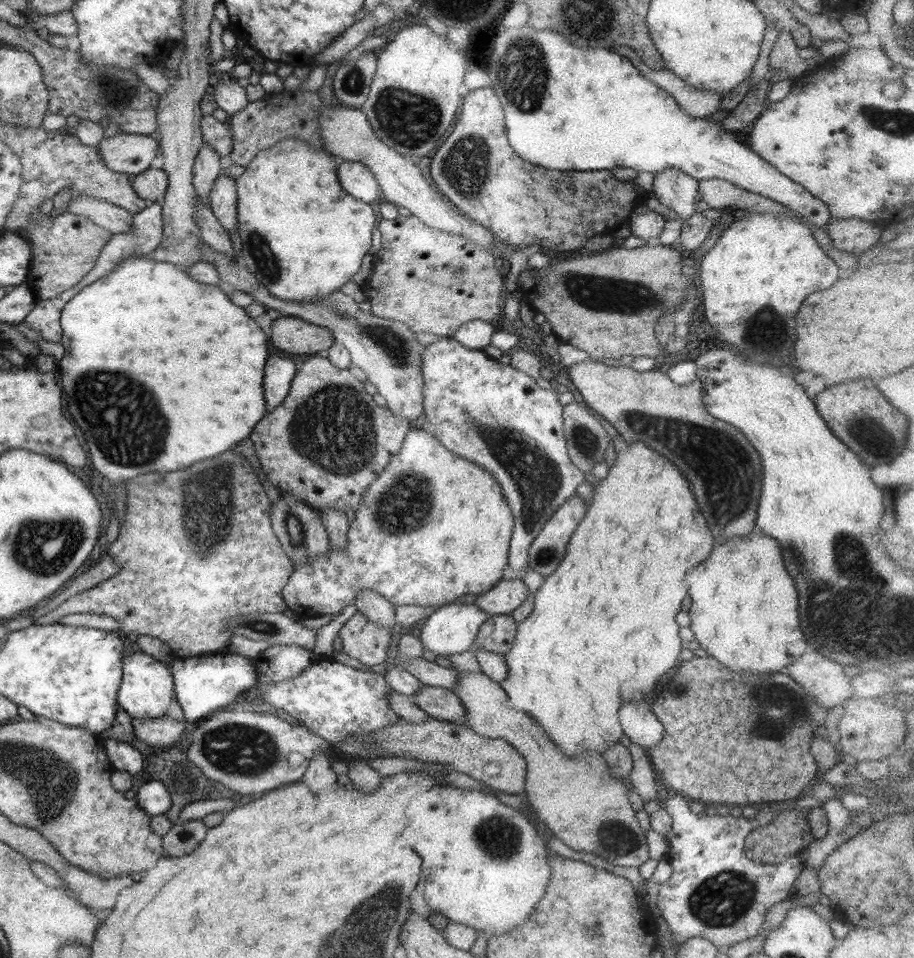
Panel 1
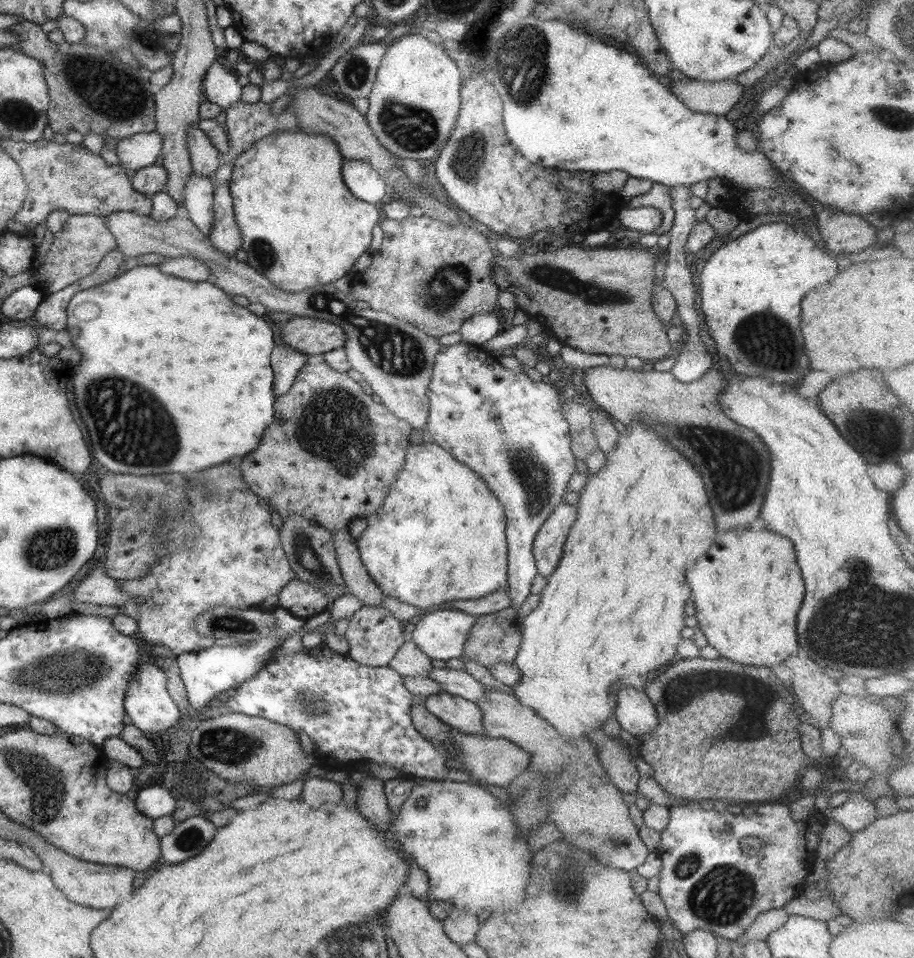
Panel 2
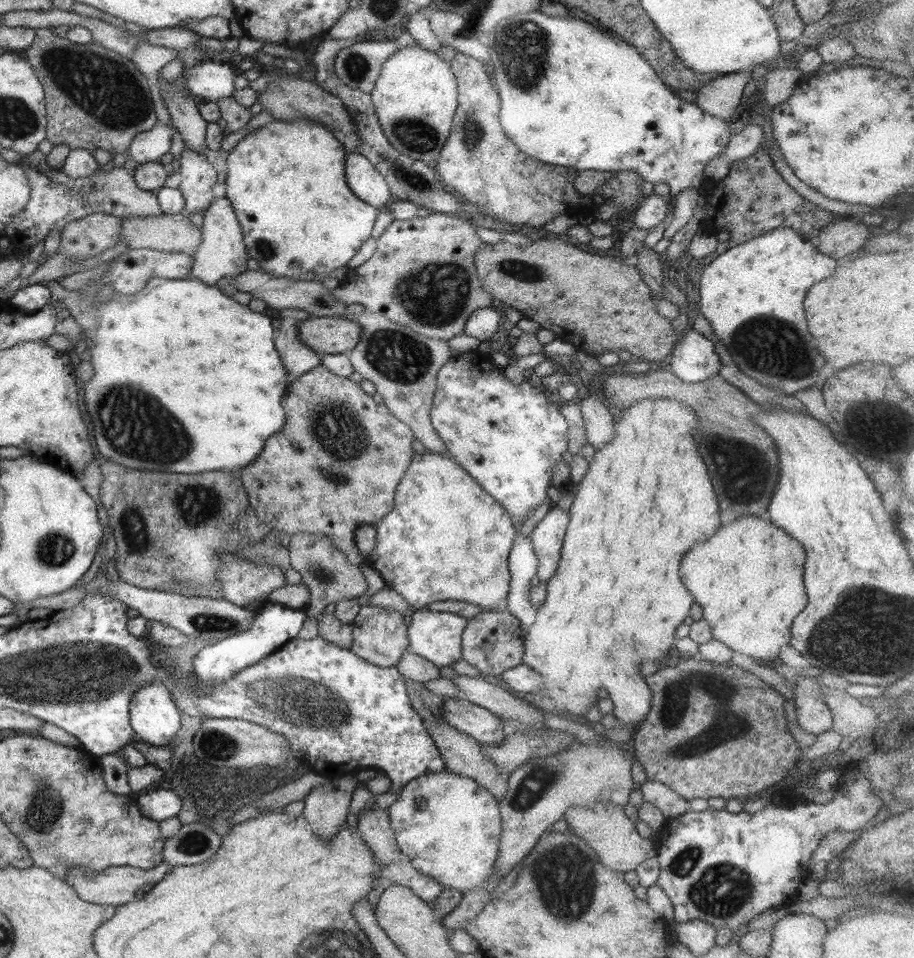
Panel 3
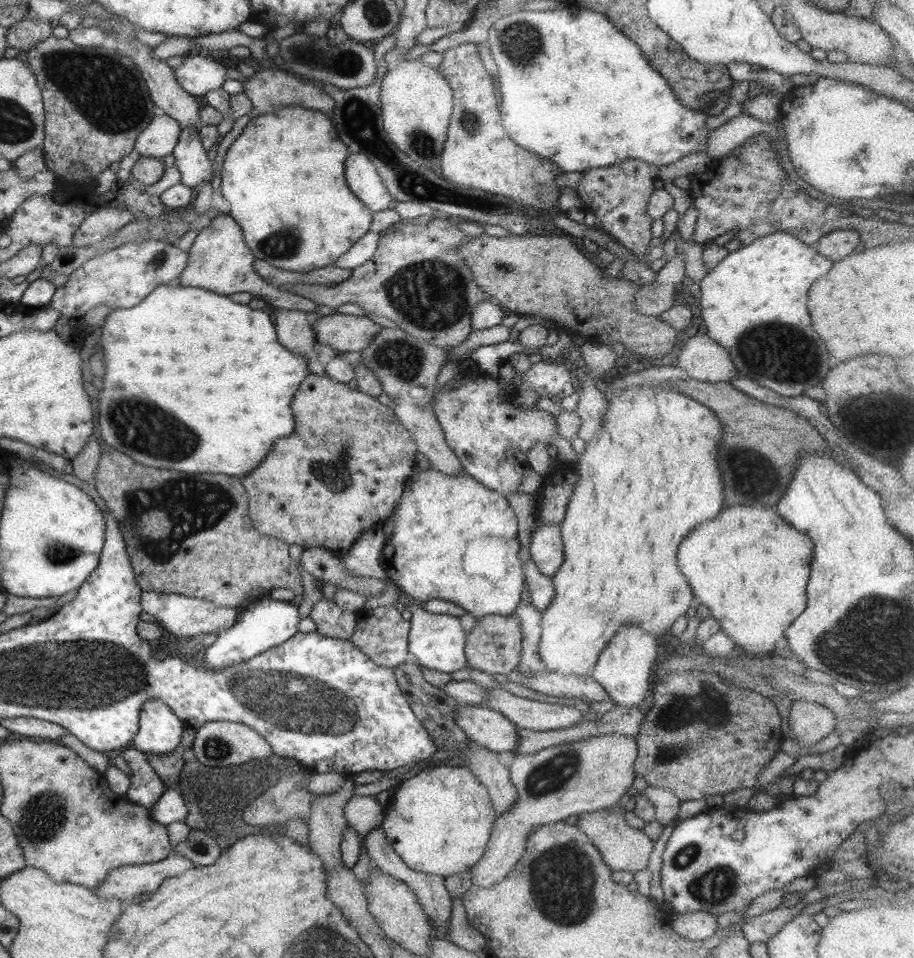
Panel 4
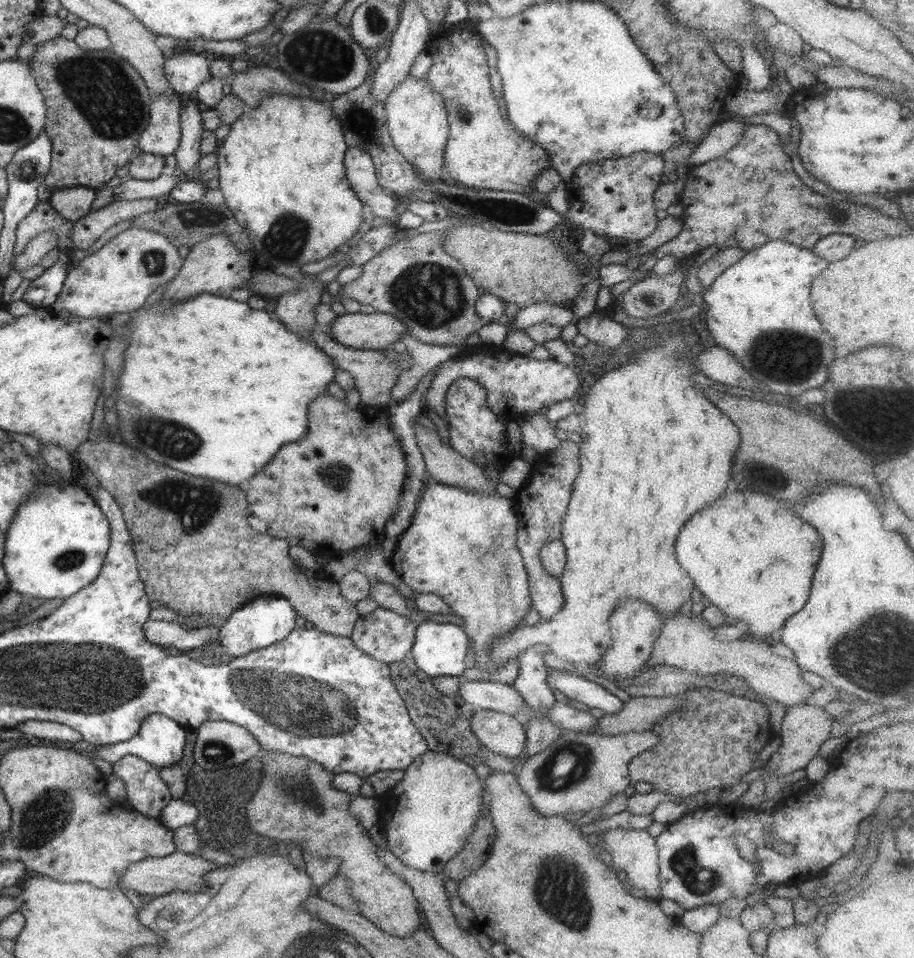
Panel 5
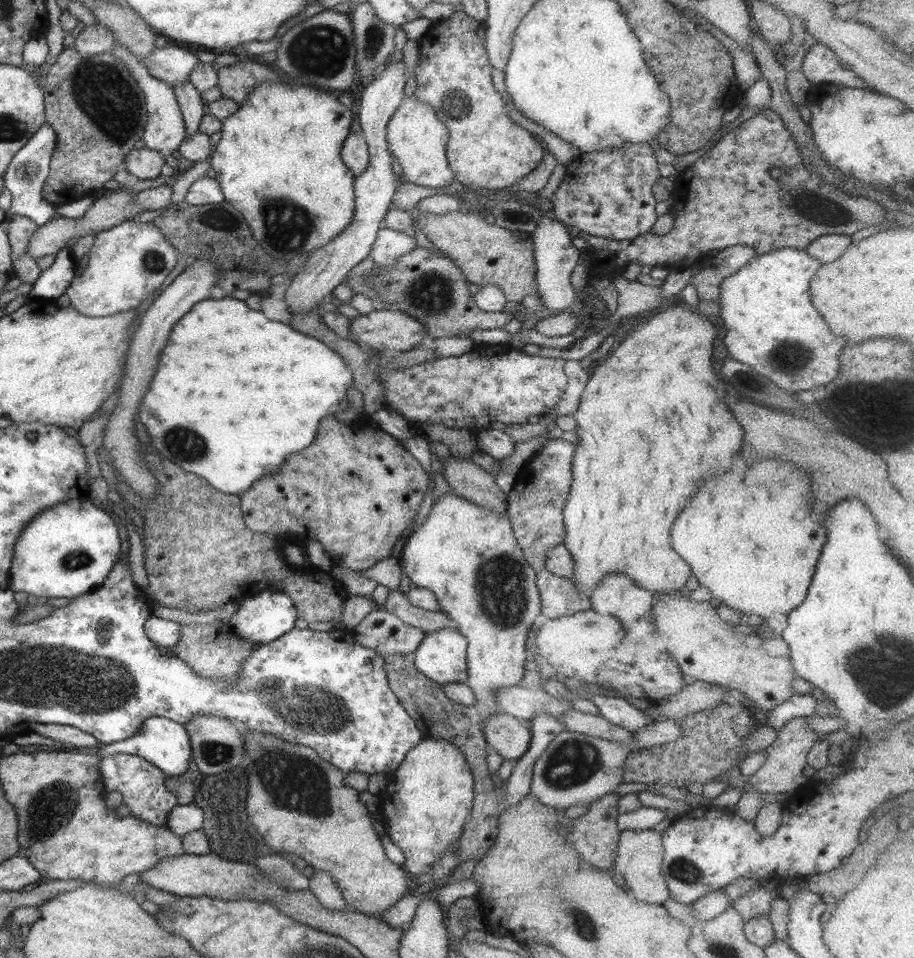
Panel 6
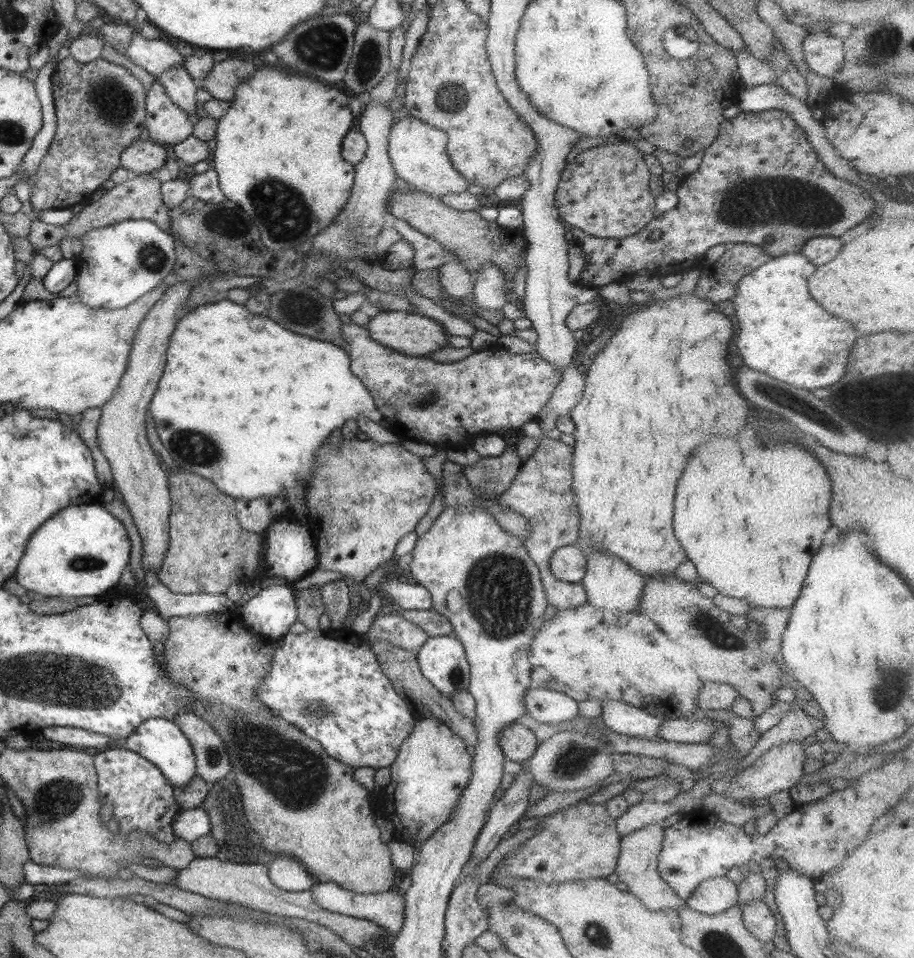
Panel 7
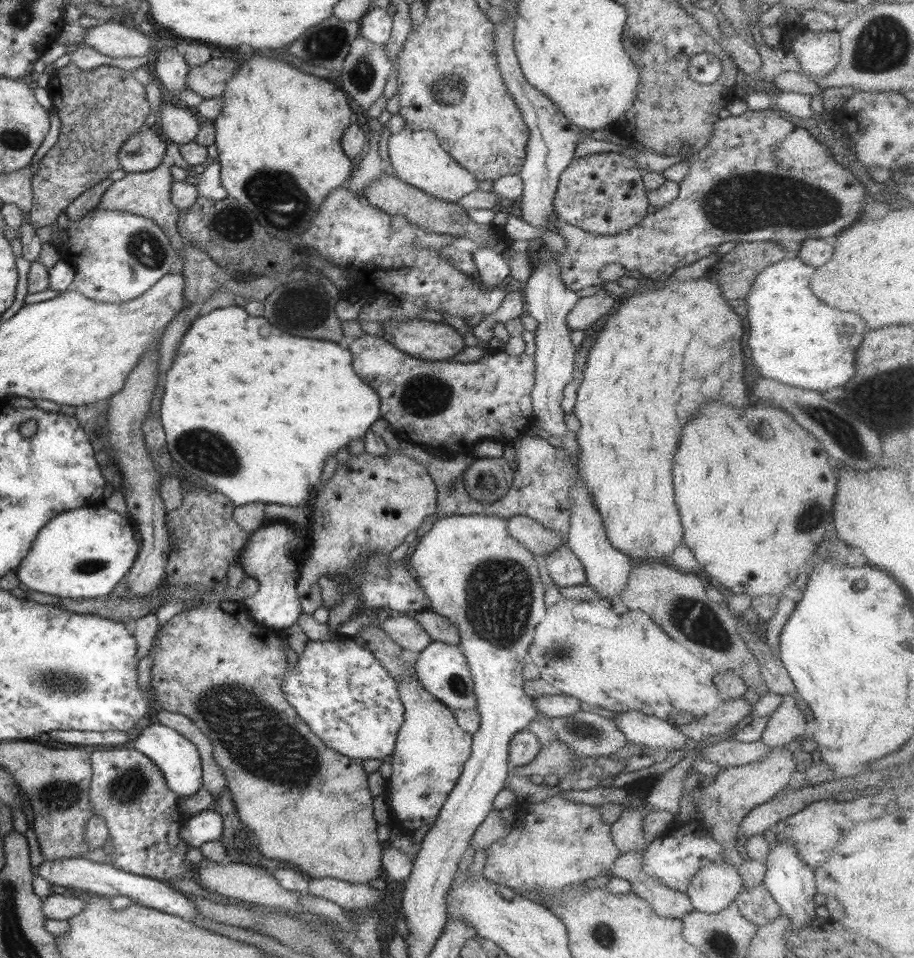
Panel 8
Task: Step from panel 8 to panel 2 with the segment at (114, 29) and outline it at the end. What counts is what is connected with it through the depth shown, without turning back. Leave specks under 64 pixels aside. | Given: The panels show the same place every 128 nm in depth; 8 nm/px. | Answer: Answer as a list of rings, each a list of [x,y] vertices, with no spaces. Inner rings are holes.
[[[215,60],[207,69],[201,88],[207,101],[220,107],[222,111],[229,109],[231,105],[240,100],[242,90],[234,74],[225,70]]]

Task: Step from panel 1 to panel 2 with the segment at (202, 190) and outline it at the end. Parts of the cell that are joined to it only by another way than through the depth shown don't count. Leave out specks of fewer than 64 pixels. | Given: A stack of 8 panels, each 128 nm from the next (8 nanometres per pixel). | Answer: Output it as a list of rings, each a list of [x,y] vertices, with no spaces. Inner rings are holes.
[[[189,125],[187,131],[187,152],[192,166],[192,174],[213,178],[217,170],[219,152],[213,148],[207,135],[198,129],[198,125]]]

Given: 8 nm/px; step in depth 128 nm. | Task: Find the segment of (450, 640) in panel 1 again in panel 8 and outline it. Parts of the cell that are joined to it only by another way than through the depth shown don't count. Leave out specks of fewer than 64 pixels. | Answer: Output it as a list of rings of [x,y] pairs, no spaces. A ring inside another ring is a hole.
[[[431,641],[414,663],[414,674],[429,695],[441,702],[447,709],[475,708],[475,695],[470,670],[458,645]]]

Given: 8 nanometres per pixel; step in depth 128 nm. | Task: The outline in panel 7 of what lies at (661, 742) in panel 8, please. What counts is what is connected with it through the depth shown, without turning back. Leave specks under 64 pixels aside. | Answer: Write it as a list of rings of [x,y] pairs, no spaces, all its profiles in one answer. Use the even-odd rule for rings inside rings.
[[[613,700],[600,703],[603,712],[601,719],[613,732],[650,741],[661,739],[656,735],[661,719],[656,716]]]

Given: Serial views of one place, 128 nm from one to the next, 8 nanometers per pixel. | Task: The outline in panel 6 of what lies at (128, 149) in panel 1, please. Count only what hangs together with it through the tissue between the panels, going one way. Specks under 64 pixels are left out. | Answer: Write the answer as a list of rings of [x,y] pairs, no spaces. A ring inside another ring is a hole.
[[[114,40],[114,46],[112,46],[109,52],[115,55],[121,62],[124,62],[124,65],[129,69],[132,78],[137,82],[143,94],[147,112],[147,121],[141,138],[143,143],[145,143],[144,148],[157,151],[164,158],[171,155],[172,152],[178,152],[177,148],[186,136],[183,120],[181,119],[175,94],[173,94],[171,87],[149,76],[148,68],[145,68],[143,63],[139,62],[122,44],[118,44],[116,40]]]

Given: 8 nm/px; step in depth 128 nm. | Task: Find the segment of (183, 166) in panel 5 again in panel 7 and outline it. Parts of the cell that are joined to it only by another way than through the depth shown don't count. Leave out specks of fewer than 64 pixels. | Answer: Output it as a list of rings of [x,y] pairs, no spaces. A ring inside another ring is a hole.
[[[183,65],[164,70],[156,79],[158,84],[163,86],[163,90],[166,96],[171,99],[171,103],[189,116],[189,119],[192,120],[190,123],[194,125],[195,120],[201,115],[199,104],[195,101],[197,88],[193,85],[191,76],[187,74]]]

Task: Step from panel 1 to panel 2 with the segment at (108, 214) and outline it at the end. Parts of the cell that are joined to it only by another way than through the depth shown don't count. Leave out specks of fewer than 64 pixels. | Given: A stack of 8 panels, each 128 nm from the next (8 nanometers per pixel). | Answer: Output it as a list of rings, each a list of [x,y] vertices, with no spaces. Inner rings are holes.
[[[183,208],[167,221],[153,221],[149,216],[137,215],[133,212],[113,212],[105,216],[105,225],[108,231],[114,236],[116,248],[122,254],[123,258],[135,256],[140,258],[142,255],[155,254],[163,257],[189,256],[200,260],[210,270],[211,282],[220,288],[224,293],[230,295],[244,296],[250,303],[258,302],[262,304],[267,312],[286,312],[295,317],[309,317],[317,320],[324,320],[331,324],[336,324],[341,328],[345,335],[343,343],[346,358],[351,370],[359,372],[362,380],[369,384],[373,394],[379,396],[381,404],[389,409],[389,412],[398,419],[404,420],[413,429],[420,429],[425,426],[428,415],[428,396],[427,387],[431,378],[435,356],[439,350],[440,344],[433,338],[427,336],[424,332],[417,330],[413,325],[405,321],[393,318],[390,314],[383,311],[374,311],[373,309],[355,307],[355,300],[335,290],[332,283],[318,284],[313,288],[306,288],[301,292],[283,292],[275,288],[267,278],[255,272],[246,262],[238,261],[234,256],[225,256],[219,252],[211,243],[208,237],[199,232],[187,217]]]

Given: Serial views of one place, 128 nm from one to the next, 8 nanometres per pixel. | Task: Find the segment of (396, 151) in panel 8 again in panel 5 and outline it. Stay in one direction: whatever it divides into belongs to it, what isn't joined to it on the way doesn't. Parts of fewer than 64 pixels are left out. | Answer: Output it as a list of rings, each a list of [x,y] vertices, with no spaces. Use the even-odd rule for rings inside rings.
[[[407,75],[403,81],[399,81],[385,98],[385,127],[393,148],[399,155],[412,164],[415,172],[425,180],[439,181],[441,166],[443,166],[443,154],[445,142],[448,136],[448,123],[445,108],[443,108],[443,96],[433,92],[422,78],[413,78]]]

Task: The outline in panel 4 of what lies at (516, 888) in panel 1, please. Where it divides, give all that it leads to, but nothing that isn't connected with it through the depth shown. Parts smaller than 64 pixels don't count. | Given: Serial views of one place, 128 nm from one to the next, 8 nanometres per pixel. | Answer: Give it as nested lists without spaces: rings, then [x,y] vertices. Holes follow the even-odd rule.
[[[436,763],[396,785],[380,830],[411,870],[445,878],[468,870],[482,857],[496,817],[486,788],[465,766]]]

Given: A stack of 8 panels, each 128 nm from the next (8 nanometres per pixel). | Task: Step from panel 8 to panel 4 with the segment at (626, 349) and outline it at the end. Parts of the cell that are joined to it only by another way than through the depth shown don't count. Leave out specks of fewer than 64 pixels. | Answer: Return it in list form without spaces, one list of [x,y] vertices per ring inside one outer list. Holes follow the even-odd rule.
[[[656,382],[650,385],[634,385],[617,391],[609,402],[606,401],[604,423],[593,442],[585,443],[583,453],[578,455],[578,466],[575,470],[579,480],[575,486],[566,506],[564,519],[560,522],[559,530],[562,540],[563,561],[555,575],[551,577],[555,596],[549,606],[542,610],[540,616],[540,641],[538,655],[543,663],[544,670],[553,670],[564,674],[574,674],[579,678],[591,676],[591,670],[597,662],[599,652],[607,646],[607,642],[621,631],[627,624],[637,624],[643,633],[653,638],[661,638],[670,629],[679,616],[691,613],[696,603],[693,592],[687,584],[685,577],[679,573],[676,566],[677,546],[697,524],[711,520],[719,514],[723,506],[721,496],[720,472],[715,460],[716,444],[719,440],[721,425],[718,418],[706,407],[684,394],[671,392],[660,388]]]

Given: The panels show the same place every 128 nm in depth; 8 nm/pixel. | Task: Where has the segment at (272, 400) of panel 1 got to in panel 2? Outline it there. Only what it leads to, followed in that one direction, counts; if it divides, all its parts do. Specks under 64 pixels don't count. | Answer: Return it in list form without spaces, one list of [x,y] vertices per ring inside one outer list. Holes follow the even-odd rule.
[[[284,342],[273,347],[271,368],[273,368],[273,392],[275,392],[275,396],[281,396],[289,390],[298,370],[306,364],[307,357],[289,348]]]

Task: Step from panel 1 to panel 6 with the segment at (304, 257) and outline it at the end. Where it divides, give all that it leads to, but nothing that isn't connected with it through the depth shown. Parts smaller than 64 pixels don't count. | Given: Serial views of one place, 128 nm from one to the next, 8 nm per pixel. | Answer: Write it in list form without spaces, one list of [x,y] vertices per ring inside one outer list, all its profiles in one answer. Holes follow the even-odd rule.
[[[265,81],[259,83],[253,92],[249,93],[247,101],[243,105],[238,106],[235,113],[223,121],[221,121],[221,138],[213,147],[212,154],[208,158],[211,168],[216,174],[216,181],[221,189],[223,198],[238,212],[243,214],[243,218],[253,234],[253,240],[259,242],[259,246],[263,248],[265,254],[269,254],[271,258],[281,258],[281,260],[289,260],[291,256],[299,256],[299,254],[308,254],[316,248],[325,246],[332,238],[341,234],[353,219],[354,209],[354,176],[352,172],[343,164],[340,158],[340,151],[349,134],[348,129],[354,117],[353,109],[347,108],[339,104],[337,98],[333,97],[325,90],[311,90],[311,88],[303,88],[303,86],[287,86],[282,82],[273,83]]]

